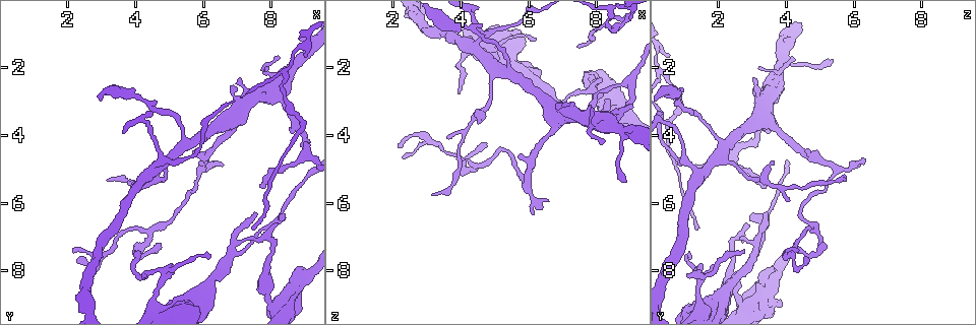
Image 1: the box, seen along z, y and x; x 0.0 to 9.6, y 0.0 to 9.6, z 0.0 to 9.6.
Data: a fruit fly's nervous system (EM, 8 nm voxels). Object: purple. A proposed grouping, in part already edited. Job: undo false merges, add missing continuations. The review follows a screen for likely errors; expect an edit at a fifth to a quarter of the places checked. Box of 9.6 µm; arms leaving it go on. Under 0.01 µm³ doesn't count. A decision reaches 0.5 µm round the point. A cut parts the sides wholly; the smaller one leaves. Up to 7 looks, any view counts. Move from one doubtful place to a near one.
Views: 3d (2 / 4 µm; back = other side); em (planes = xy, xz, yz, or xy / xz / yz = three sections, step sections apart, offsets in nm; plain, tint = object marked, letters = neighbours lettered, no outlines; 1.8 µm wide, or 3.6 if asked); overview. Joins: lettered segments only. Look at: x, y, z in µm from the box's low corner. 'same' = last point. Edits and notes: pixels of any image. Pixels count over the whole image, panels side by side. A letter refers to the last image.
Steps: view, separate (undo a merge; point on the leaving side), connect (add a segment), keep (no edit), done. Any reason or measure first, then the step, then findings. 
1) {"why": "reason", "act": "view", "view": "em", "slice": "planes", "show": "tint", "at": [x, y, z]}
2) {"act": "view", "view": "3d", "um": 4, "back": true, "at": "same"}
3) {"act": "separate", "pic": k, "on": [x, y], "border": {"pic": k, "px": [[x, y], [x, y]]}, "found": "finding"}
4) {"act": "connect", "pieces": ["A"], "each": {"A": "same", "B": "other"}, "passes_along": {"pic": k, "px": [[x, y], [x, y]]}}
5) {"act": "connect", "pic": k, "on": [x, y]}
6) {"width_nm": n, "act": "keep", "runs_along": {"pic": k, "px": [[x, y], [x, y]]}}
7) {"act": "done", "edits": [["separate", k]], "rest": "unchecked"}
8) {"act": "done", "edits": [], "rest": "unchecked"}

{"why": "branch stops here", "act": "view", "view": "3d", "um": 4, "at": [6.95, 2.55, 3.10]}

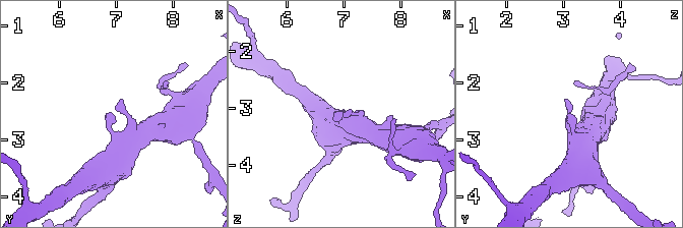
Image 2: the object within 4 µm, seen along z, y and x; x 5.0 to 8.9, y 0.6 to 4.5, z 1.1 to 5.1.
{"why": "now the EM", "act": "view", "view": "em", "slice": "xy", "step": 4, "show": "letters", "at": [7.00, 2.55, 3.10]}

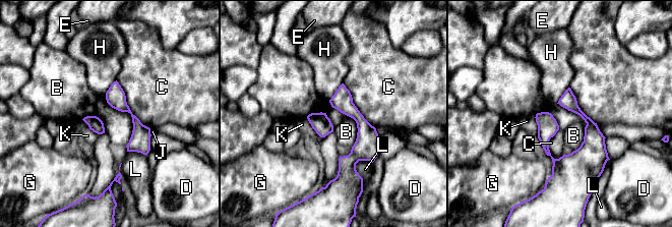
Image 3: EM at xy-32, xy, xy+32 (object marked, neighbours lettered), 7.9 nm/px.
{"act": "view", "view": "em", "slice": "planes", "show": "letters", "at": "same"}

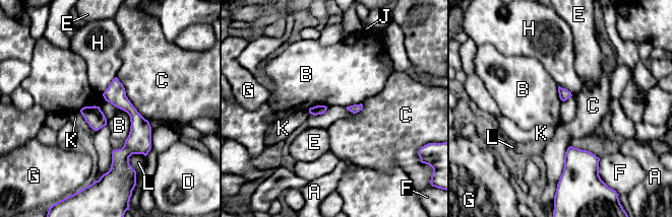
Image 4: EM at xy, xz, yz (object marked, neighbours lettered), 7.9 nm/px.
{"act": "keep", "each": {"A": "other", "B": "other", "C": "other", "D": "other", "E": "other", "F": "other", "G": "other", "H": "other", "J": "other", "K": "other", "L": "other"}, "border": {"pic": 4, "px": [[119, 107], [130, 122], [124, 140]]}, "found": "none of them fits"}

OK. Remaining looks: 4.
{"why": "abrupt turn", "act": "view", "view": "em", "slice": "yz", "step": 16, "show": "letters", "at": [8.00, 9.15, 2.85]}

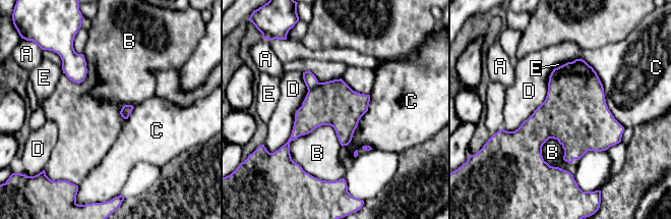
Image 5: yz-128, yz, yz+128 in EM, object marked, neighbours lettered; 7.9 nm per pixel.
{"act": "view", "view": "em", "slice": "planes", "show": "letters", "at": "same"}

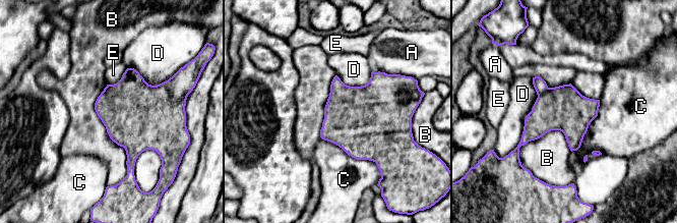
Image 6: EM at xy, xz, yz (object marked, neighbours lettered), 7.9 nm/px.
{"longest_contact_nm": ["B", 800], "act": "separate", "pic": 6, "on": [563, 108], "each": {"A": "other", "B": "other", "C": "other", "D": "other", "E": "other"}, "border": {"pic": 6, "px": [[548, 88], [538, 96]]}, "found": "a second neuron is stuck on"}

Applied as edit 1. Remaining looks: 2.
{"why": "sharp bend", "act": "view", "view": "em", "slice": "yz", "step": 16, "show": "letters", "at": [4.85, 8.05, 1.45]}

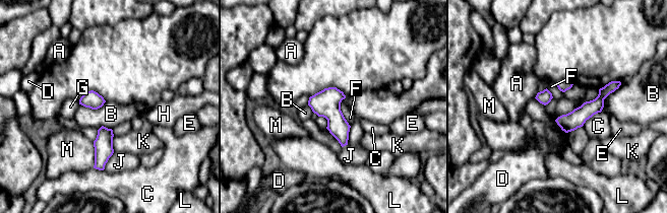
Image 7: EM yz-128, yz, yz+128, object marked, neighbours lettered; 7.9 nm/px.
{"width_nm": 80, "act": "keep", "each": {"A": "other", "B": "other", "C": "other", "D": "other", "E": "other", "F": "other", "G": "other", "H": "other", "J": "other", "K": "other", "L": "other", "M": "other"}, "found": "one neuron here"}

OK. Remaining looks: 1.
{"act": "done", "edits": [["separate", 6]], "rest": "unchecked"}

